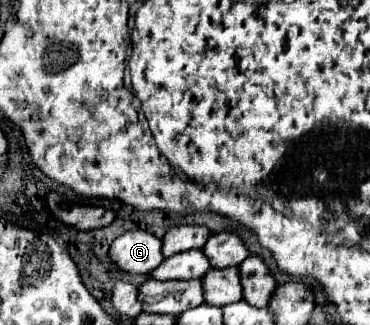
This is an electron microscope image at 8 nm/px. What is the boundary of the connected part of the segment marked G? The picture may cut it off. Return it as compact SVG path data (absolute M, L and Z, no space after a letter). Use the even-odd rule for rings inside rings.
M129 230L113 240L109 256L129 274L151 274L163 262L161 244L149 230Z

